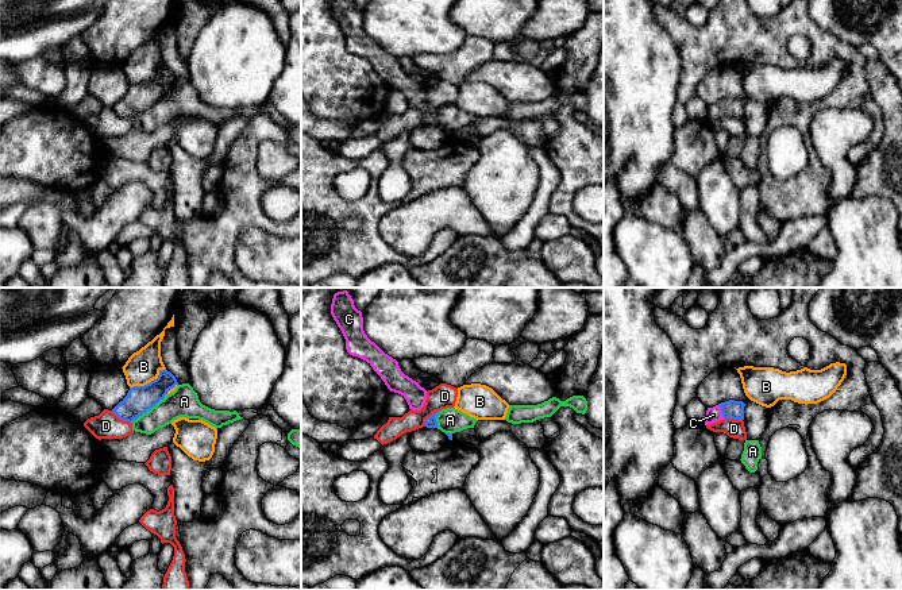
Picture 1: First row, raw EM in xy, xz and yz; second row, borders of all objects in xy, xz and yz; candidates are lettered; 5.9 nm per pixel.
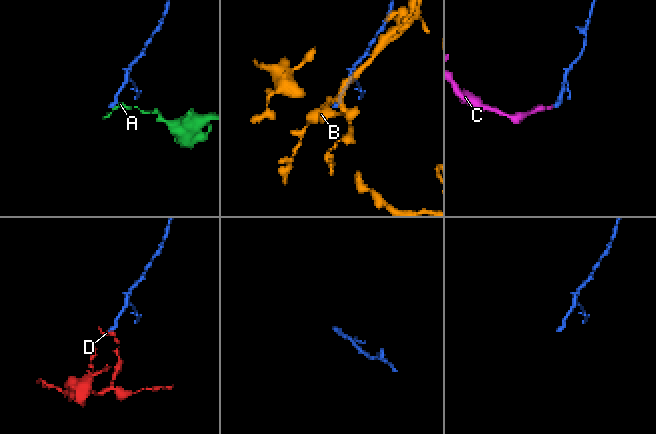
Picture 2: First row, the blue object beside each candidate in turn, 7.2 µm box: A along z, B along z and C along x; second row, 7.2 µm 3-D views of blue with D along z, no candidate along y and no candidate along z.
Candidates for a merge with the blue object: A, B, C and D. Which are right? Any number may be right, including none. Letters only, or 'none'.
C

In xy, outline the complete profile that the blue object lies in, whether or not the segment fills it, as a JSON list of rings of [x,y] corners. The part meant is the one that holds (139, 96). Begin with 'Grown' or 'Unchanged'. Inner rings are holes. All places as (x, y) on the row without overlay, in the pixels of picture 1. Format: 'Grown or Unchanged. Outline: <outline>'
Unchanged. Outline: [[[159,68],[157,77],[144,84],[130,85],[127,93],[112,107],[124,119],[132,120],[149,107],[165,96],[167,89],[178,82],[176,74],[165,68]]]

